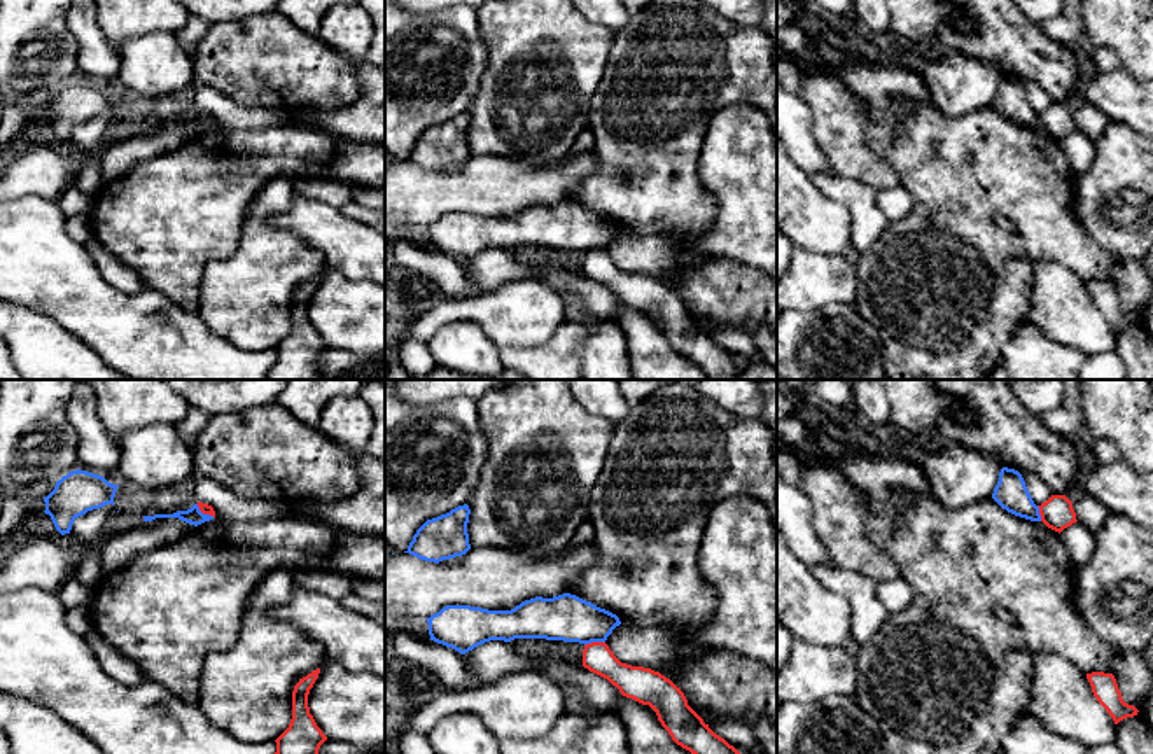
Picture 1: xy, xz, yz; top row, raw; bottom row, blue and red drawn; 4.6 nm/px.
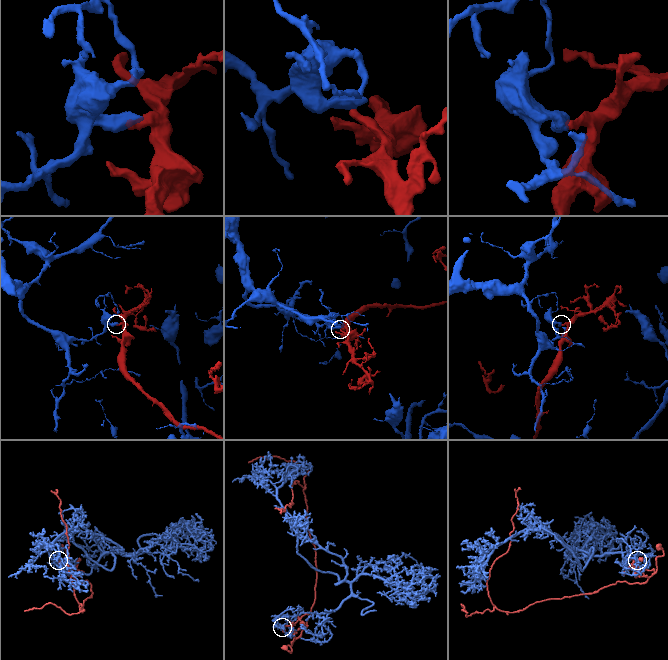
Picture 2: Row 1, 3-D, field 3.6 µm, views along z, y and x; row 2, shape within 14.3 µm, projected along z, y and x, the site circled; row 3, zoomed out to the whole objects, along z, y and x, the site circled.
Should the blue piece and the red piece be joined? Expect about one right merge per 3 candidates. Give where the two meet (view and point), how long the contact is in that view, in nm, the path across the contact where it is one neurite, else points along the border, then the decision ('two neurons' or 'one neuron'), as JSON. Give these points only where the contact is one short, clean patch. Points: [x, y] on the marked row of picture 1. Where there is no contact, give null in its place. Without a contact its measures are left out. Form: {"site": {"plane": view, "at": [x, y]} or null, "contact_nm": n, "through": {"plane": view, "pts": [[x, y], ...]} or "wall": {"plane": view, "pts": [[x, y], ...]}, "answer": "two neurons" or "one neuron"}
{"site": {"plane": "xz", "at": [593, 641]}, "contact_nm": 100, "wall": {"plane": "xz", "pts": [[604, 641], [593, 641], [585, 646]]}, "answer": "two neurons"}

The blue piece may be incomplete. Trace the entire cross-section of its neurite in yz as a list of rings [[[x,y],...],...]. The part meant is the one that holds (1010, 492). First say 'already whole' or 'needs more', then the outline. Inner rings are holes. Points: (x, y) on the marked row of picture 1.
already whole; [[[1001,469],[992,499],[1015,516],[1041,521],[1039,507],[1034,504],[1022,474],[1015,469]]]

